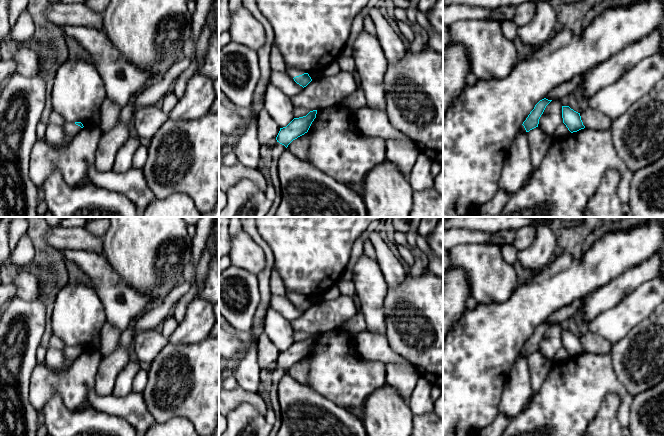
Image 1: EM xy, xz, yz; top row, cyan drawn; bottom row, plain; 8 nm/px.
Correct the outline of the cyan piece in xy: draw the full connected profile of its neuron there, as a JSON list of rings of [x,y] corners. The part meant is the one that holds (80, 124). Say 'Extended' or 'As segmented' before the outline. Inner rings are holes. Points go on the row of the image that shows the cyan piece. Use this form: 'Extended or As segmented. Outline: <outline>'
Extended. Outline: [[[65,122],[65,124],[63,125],[63,129],[64,129],[64,131],[65,131],[65,133],[68,136],[68,138],[69,138],[70,141],[68,143],[58,144],[58,146],[60,148],[68,146],[69,143],[71,142],[71,140],[81,131],[81,129],[83,127],[84,126],[83,126],[83,124],[81,122],[75,122],[75,123]]]

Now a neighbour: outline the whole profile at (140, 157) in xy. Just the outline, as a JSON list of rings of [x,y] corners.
[[[140,145],[133,157],[132,168],[143,169],[148,157],[148,148]]]

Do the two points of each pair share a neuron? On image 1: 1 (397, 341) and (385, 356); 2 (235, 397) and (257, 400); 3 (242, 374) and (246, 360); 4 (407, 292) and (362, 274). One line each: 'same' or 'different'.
1: different
2: same
3: same
4: different

